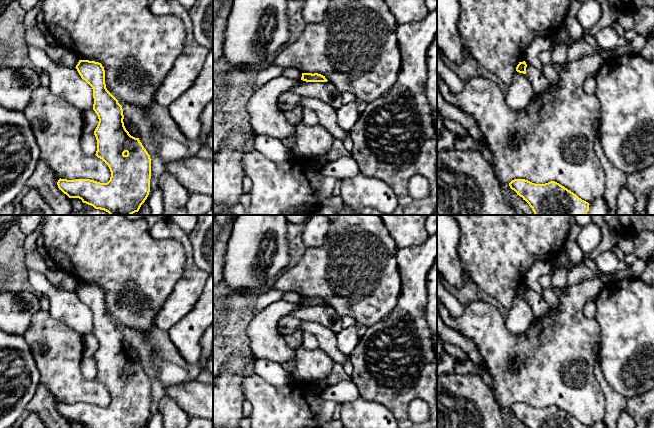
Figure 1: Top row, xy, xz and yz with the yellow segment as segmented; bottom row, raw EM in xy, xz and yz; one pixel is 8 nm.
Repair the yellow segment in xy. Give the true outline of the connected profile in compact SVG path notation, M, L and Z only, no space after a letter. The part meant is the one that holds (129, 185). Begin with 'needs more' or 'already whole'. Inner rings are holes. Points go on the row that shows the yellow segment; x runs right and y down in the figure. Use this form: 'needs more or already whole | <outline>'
already whole | M79 60L75 67L83 80L93 89L93 110L99 122L94 131L97 140L96 156L102 159L111 172L107 183L90 179L59 179L58 188L69 198L79 198L83 203L108 212L110 215L132 215L138 212L150 192L151 158L139 138L129 134L124 126L122 106L107 90L105 70L101 63L89 60Z

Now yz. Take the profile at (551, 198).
already whole | M514 179L509 186L532 208L535 215L586 215L589 203L555 181L535 184Z

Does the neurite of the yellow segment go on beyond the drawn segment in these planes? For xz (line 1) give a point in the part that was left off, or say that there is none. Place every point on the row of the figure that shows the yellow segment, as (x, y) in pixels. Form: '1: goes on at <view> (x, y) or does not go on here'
1: does not go on here

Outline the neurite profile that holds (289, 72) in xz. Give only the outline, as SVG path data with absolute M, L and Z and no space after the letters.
M287 67L283 70L282 76L293 80L301 80L302 72L298 69Z

